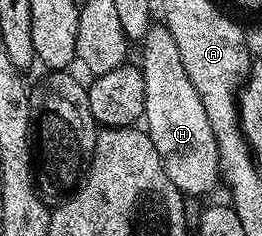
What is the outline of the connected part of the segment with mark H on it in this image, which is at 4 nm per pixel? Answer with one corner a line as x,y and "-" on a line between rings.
152,25
147,30
141,50
141,70
145,81
145,133
157,149
165,173
169,173
169,181
173,181
184,196
207,195
221,183
219,146
213,137
209,117
205,117
205,105
201,105
201,97
197,97
193,81
189,81
189,73
185,73
185,61
181,61
181,53
171,32
163,25

